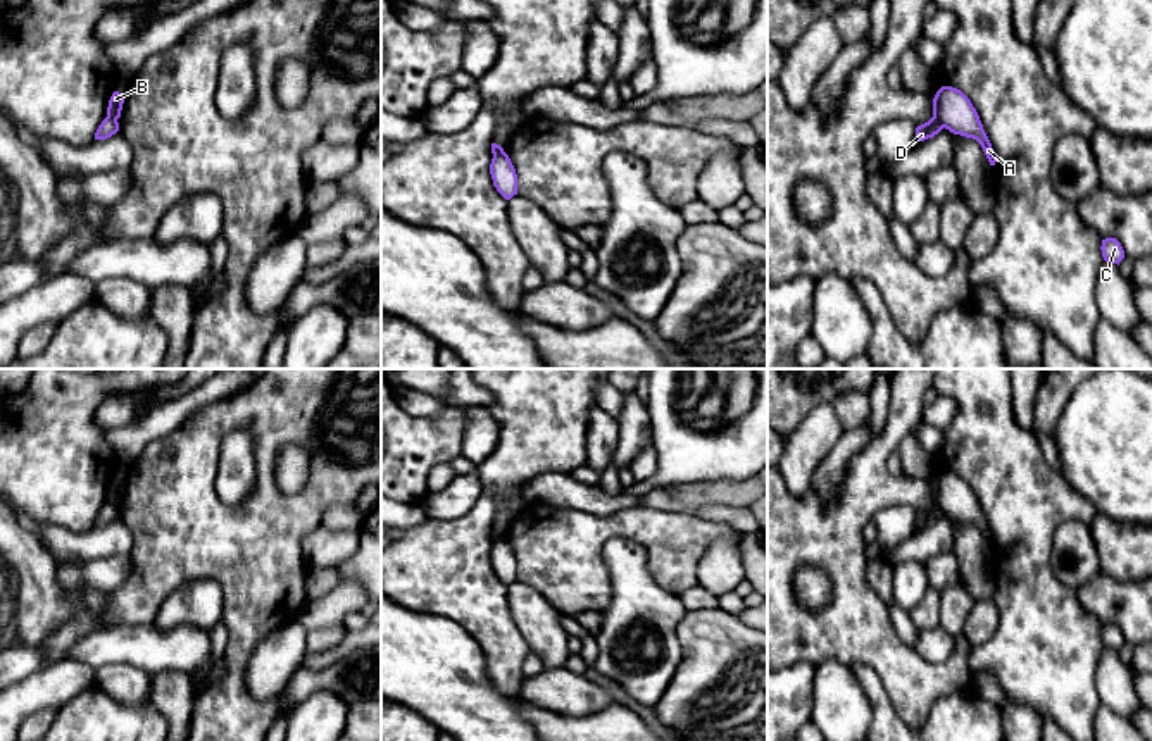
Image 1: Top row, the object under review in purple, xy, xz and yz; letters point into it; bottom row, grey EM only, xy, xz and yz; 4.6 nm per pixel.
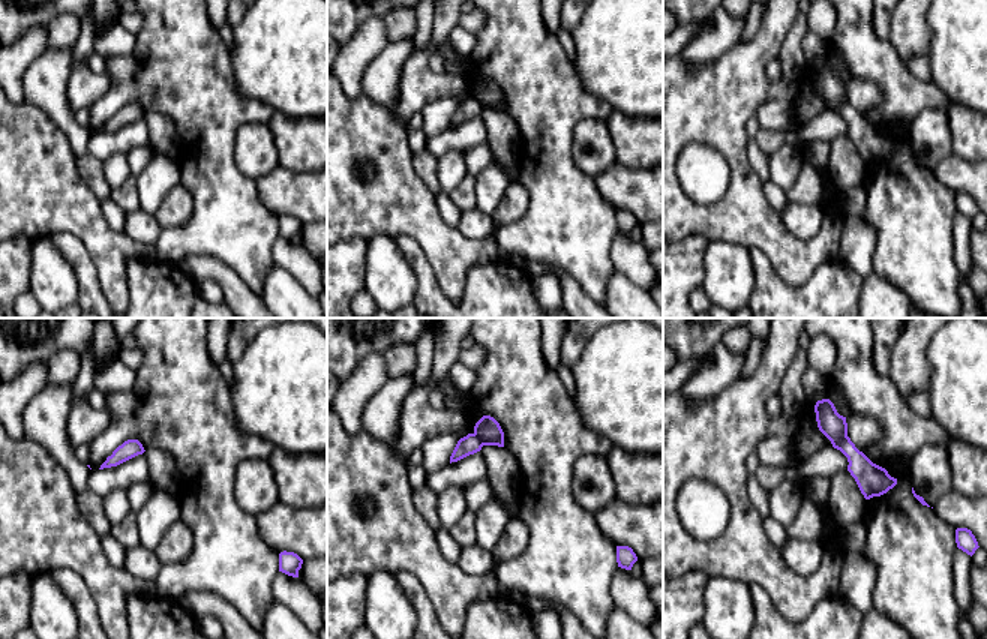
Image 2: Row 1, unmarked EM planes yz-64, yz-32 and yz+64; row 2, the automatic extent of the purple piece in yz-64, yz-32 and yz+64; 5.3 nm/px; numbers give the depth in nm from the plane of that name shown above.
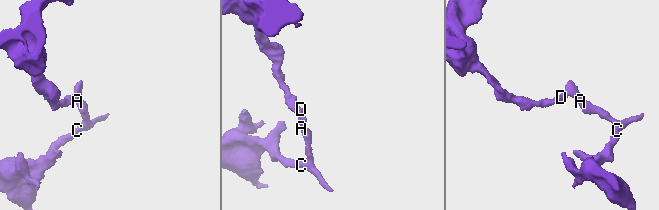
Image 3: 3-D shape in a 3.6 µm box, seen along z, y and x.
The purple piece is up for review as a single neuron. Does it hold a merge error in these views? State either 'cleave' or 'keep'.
cleave

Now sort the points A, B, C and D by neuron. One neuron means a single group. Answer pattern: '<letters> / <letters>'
A B C / D

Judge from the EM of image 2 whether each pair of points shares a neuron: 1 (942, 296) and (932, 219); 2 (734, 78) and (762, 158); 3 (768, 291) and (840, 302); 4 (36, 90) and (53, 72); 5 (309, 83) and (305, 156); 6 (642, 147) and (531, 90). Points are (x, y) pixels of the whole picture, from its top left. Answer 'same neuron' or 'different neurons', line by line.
1: same neuron
2: different neurons
3: same neuron
4: same neuron
5: different neurons
6: different neurons

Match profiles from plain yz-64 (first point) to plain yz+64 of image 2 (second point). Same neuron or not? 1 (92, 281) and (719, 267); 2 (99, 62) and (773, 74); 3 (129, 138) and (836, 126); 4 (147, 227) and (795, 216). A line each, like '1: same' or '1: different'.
1: different
2: same
3: same
4: same

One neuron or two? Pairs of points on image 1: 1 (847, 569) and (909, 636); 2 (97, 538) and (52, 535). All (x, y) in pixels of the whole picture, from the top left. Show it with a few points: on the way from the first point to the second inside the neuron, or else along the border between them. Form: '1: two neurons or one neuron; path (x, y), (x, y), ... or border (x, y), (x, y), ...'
1: two neurons; border (887, 609), (897, 635), (913, 648)
2: one neuron; path (87, 541), (62, 541)

